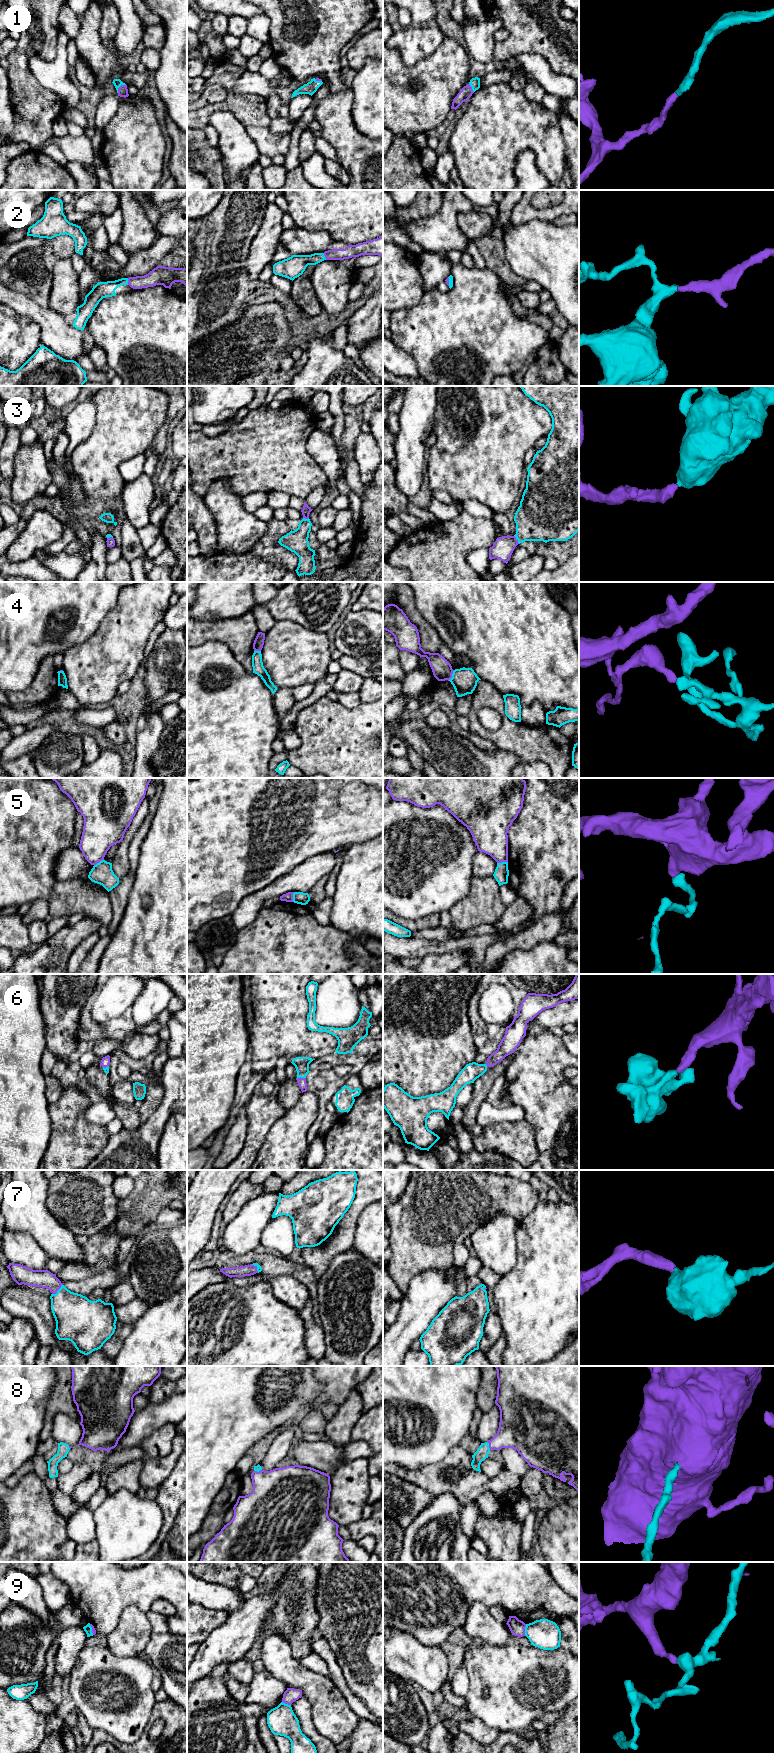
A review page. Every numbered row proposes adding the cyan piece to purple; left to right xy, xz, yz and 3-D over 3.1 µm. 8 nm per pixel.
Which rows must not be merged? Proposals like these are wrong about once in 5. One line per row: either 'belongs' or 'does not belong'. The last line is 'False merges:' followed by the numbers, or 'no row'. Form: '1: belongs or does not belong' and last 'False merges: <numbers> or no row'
1: belongs
2: belongs
3: belongs
4: does not belong
5: does not belong
6: belongs
7: belongs
8: belongs
9: does not belong
False merges: 4, 5, 9

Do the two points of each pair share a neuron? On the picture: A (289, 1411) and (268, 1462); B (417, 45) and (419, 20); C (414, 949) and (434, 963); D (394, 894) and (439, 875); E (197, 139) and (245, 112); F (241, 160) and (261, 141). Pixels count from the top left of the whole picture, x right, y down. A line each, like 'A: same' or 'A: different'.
A: different
B: different
C: different
D: same
E: different
F: different

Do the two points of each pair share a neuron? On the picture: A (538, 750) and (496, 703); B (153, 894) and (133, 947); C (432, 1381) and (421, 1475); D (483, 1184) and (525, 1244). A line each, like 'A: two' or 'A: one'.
A: one
B: one
C: two
D: two

